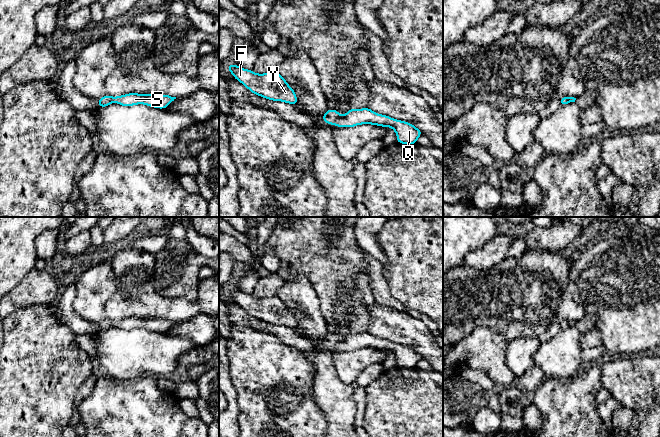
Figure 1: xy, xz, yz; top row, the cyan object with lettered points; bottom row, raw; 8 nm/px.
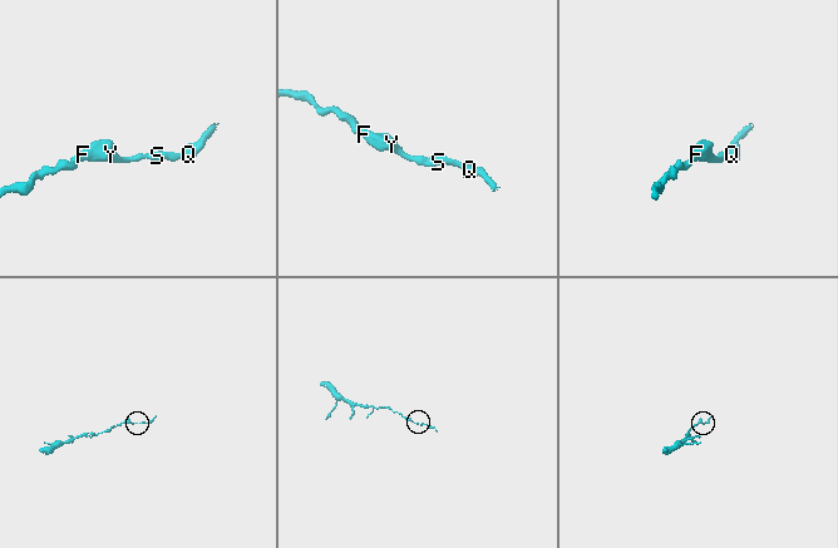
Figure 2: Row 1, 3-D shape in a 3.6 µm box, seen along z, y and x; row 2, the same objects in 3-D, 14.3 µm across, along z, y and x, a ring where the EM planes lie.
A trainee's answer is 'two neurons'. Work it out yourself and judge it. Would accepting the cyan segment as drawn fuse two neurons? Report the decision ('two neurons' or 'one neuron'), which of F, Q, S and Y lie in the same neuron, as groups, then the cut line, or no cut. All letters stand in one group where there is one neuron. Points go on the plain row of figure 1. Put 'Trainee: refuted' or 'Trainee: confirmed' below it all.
one neuron; groups F Q S Y; cut none
Trainee: refuted

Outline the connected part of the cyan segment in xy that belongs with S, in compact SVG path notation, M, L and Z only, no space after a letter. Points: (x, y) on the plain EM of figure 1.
M129 317L118 321L111 321L109 319L106 319L98 323L98 330L106 331L112 326L115 326L126 331L136 328L145 328L151 331L165 333L175 323L176 321L160 318L142 319L137 317Z

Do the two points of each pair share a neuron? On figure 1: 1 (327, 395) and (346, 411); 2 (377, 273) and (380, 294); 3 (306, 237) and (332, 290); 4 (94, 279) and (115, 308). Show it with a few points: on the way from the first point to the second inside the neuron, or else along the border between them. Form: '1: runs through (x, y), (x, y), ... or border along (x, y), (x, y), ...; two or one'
1: runs through (332, 398), (341, 407); one
2: runs through (377, 278), (380, 289); one
3: runs through (319, 250), (331, 263), (332, 277); one
4: border along (114, 276), (116, 291), (106, 303), (106, 318); two

